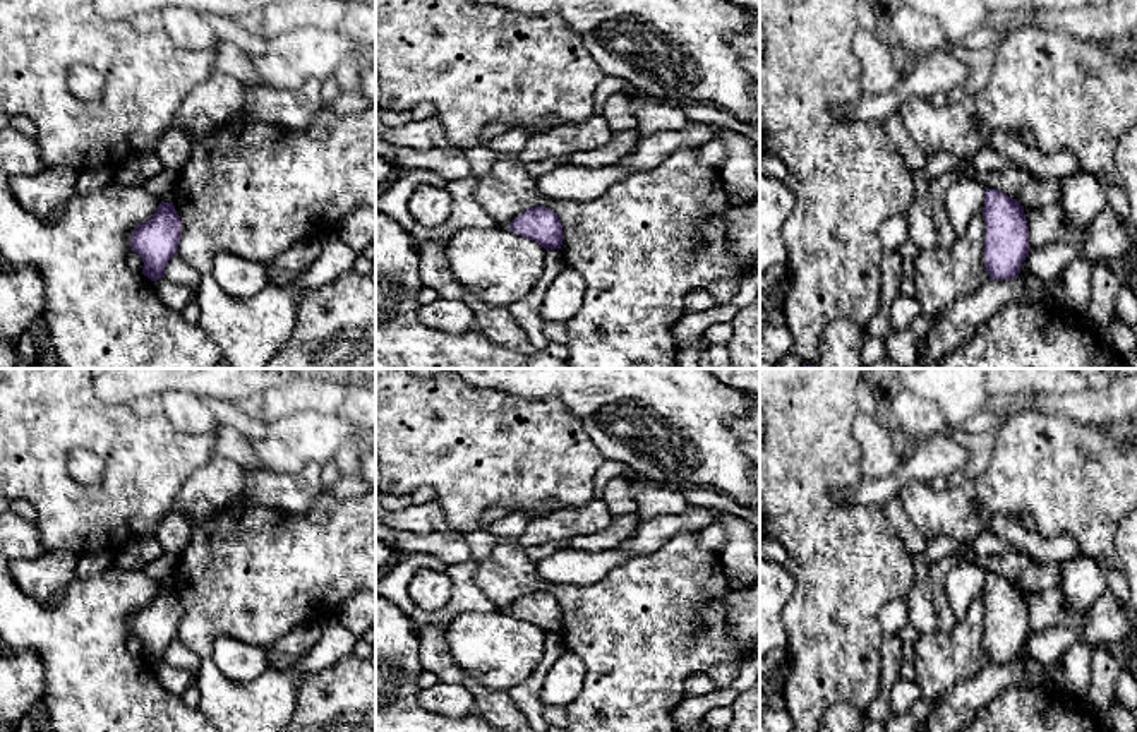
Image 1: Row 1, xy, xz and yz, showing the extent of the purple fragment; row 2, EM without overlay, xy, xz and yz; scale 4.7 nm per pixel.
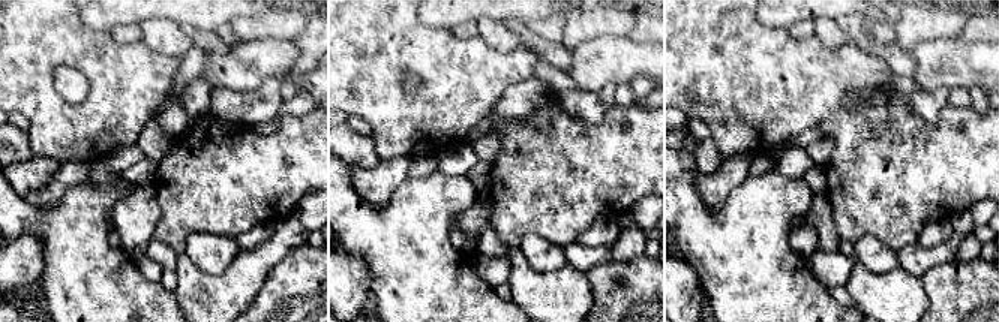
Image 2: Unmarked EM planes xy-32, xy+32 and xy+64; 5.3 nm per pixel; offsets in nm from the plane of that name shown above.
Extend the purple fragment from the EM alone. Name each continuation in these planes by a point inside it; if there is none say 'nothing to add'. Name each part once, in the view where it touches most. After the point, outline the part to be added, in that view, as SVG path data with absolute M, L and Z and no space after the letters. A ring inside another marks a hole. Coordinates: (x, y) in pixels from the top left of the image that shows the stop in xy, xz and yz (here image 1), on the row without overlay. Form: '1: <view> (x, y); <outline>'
nothing to add

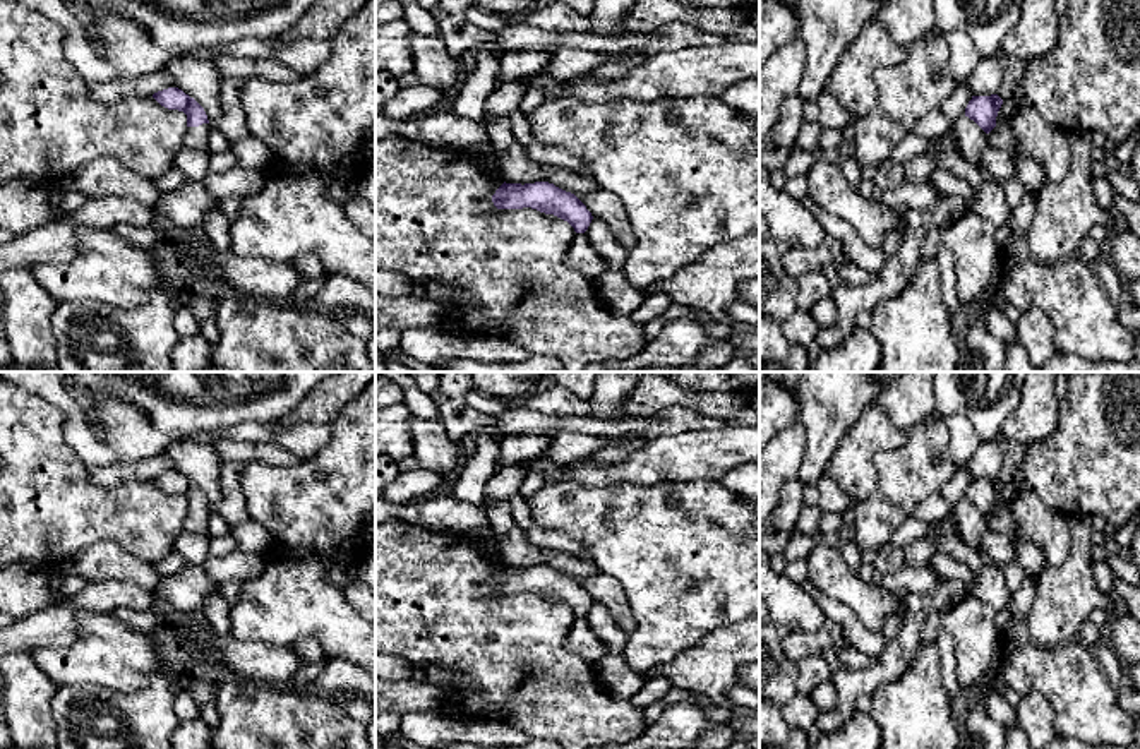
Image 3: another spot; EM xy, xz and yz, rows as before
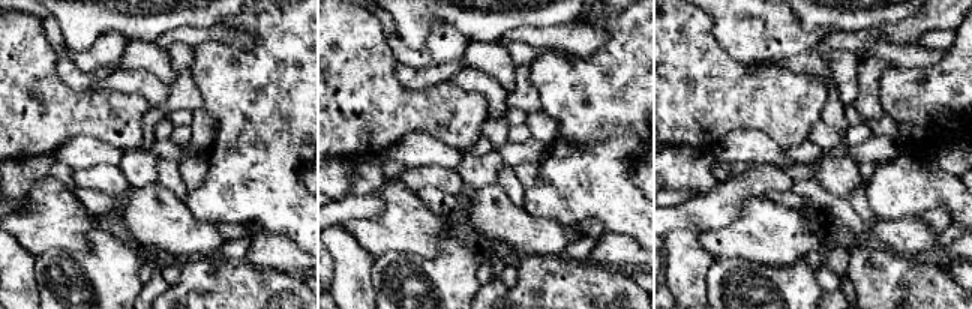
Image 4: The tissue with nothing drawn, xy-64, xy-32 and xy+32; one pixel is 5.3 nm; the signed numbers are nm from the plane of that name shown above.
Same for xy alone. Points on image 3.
1: xy (198, 521); M202 507L199 511L187 511L185 530L189 530L190 533L195 533L195 535L211 538L209 514L211 514L209 507Z

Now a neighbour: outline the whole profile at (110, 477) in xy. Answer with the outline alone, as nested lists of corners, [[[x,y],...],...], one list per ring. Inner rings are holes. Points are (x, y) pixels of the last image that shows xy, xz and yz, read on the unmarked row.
[[[166,454],[154,456],[134,464],[115,464],[110,468],[91,470],[91,480],[105,488],[117,487],[130,480],[153,480],[158,475],[177,471]]]

